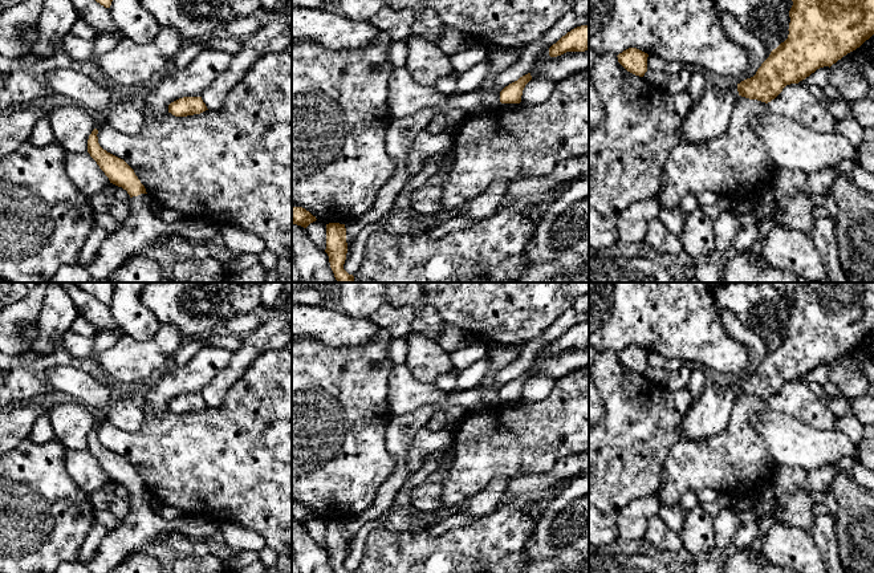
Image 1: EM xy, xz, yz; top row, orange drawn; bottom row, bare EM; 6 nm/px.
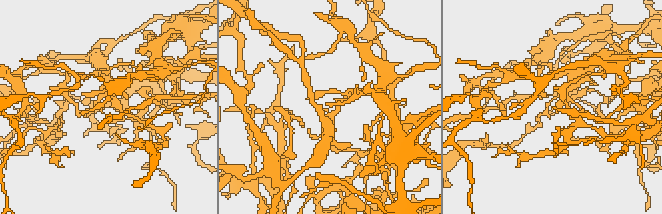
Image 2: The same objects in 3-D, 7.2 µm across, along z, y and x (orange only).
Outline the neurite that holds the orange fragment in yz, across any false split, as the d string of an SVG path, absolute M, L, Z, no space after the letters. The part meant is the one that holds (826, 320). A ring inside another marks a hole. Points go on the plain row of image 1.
M784 283L793 302L788 336L756 371L737 381L739 393L771 399L786 382L832 363L874 332L874 283Z

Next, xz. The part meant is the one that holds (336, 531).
M326 521L326 546L330 565L334 573L353 573L343 566L347 550L346 525L345 521Z

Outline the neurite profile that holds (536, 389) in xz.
M549 375L531 377L523 387L520 401L531 403L545 399L554 389L556 381L557 379L553 379Z

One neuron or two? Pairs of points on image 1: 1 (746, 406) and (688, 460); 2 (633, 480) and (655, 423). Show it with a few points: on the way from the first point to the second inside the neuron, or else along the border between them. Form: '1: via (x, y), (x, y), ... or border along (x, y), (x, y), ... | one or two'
1: via (740, 423), (706, 459) | one
2: via (633, 466), (633, 446), (641, 438) | one

